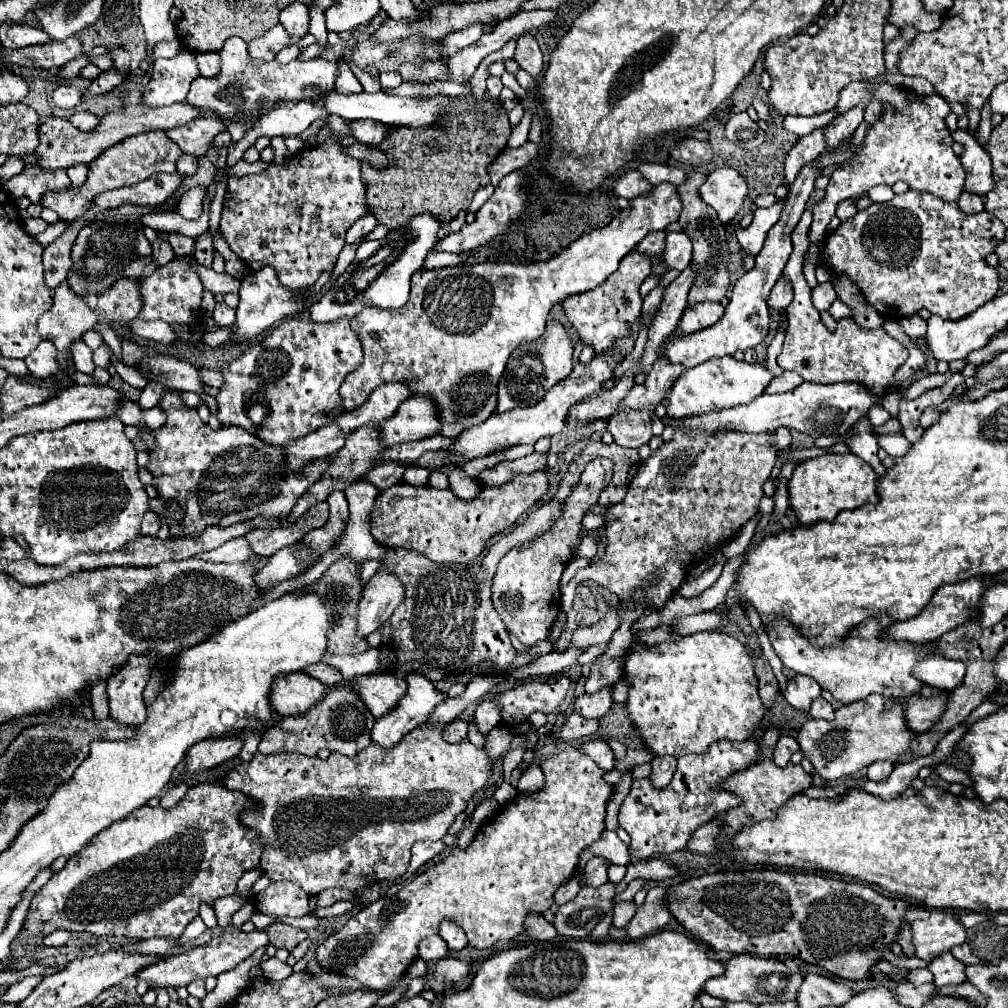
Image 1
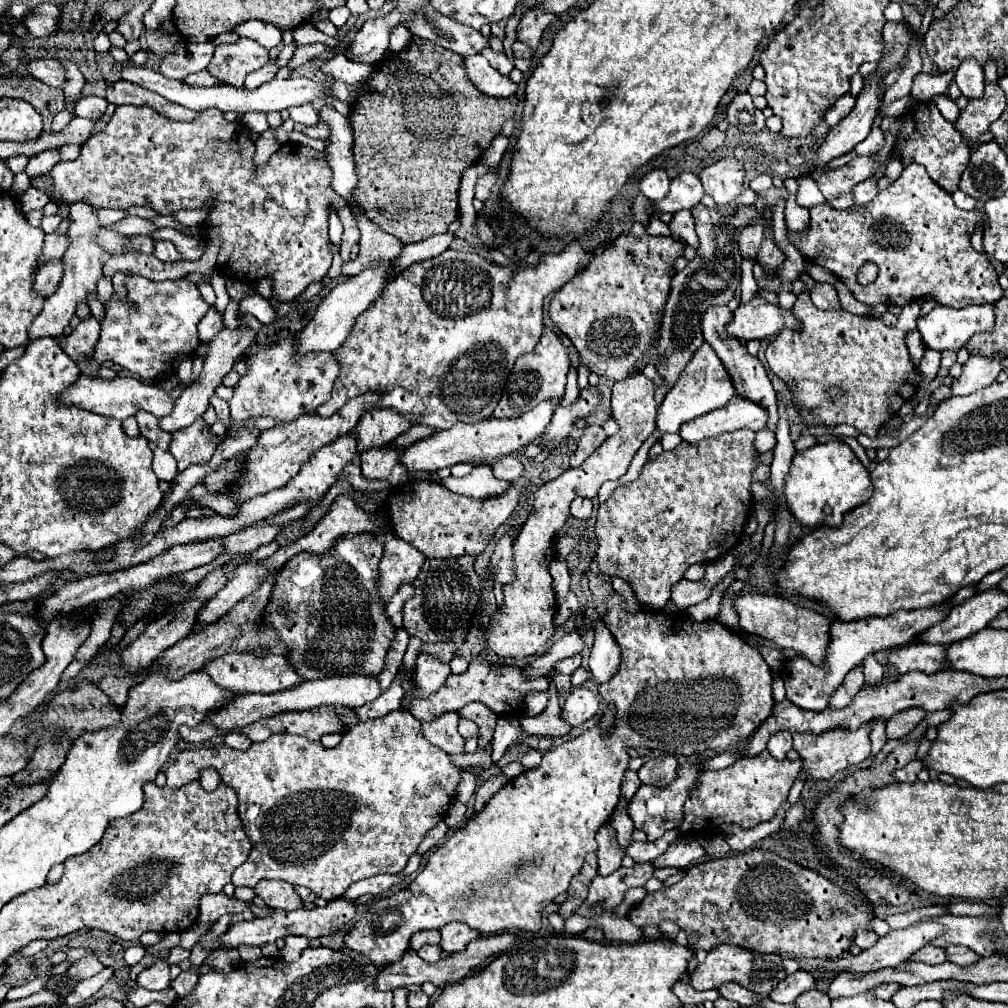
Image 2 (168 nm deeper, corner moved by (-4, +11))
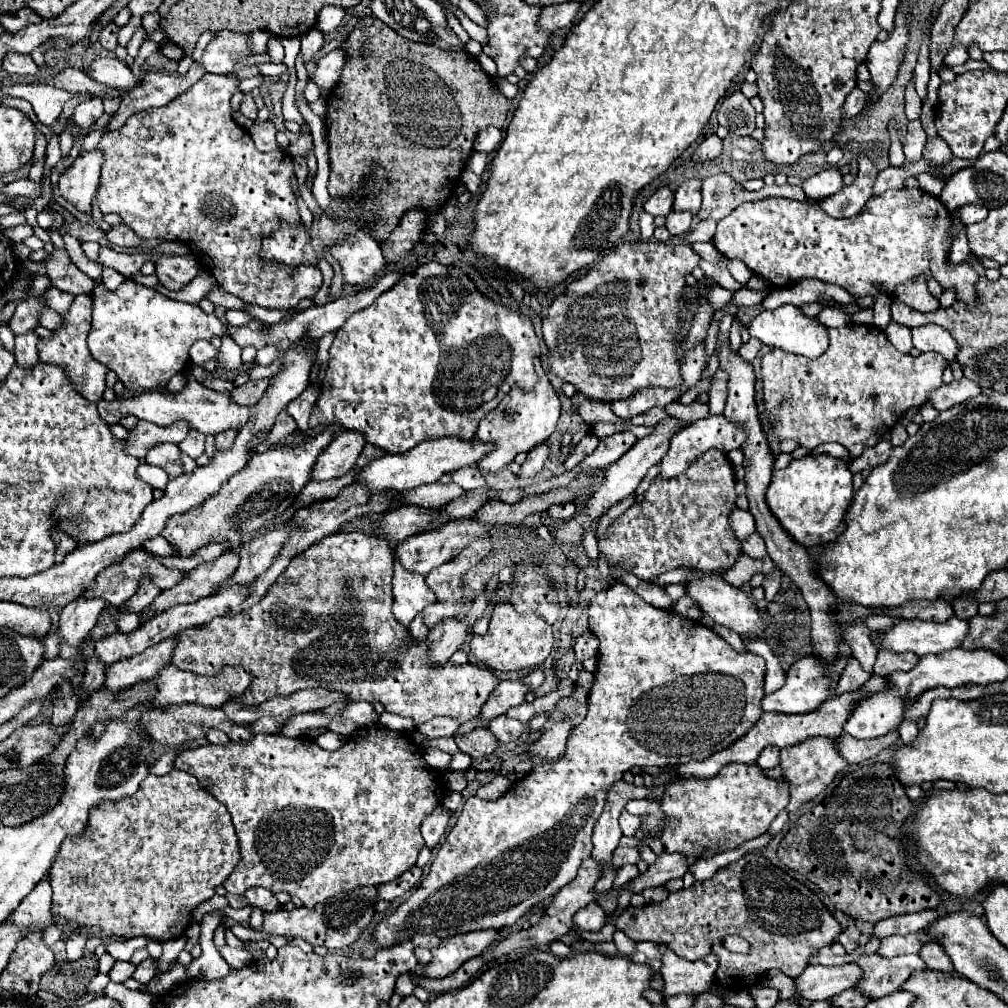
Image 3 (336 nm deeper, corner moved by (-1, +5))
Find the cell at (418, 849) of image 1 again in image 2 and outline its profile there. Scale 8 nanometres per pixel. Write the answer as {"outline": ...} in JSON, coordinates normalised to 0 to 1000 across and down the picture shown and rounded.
{"outline":[[[438,814],[430,824],[424,824],[424,826],[422,826],[422,830],[420,830],[420,834],[418,834],[418,838],[416,838],[414,846],[416,846],[416,848],[420,848],[420,846],[424,846],[426,842],[430,842],[432,838],[436,838],[436,836],[439,834],[441,826],[443,826],[443,818]]]}

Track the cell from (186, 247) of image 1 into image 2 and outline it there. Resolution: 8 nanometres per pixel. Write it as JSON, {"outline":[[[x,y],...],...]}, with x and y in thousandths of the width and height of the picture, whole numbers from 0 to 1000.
{"outline":[[[130,213],[116,219],[110,227],[118,229],[118,231],[124,231],[124,233],[148,233],[148,235],[154,229],[158,229],[158,225],[152,219],[146,219],[146,217],[140,217],[140,215],[130,215]]]}

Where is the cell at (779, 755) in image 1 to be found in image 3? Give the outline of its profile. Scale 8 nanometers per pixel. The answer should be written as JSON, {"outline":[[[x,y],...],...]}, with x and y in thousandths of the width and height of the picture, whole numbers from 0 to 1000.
{"outline":[[[760,741],[760,745],[756,745],[756,749],[752,751],[752,759],[756,763],[770,761],[772,757],[774,757],[774,745],[772,745],[772,741]]]}

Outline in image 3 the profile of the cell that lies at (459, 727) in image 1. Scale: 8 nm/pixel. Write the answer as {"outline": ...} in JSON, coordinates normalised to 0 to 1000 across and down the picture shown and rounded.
{"outline":[[[474,721],[462,729],[452,729],[450,735],[456,741],[456,745],[464,747],[470,753],[482,751],[494,741],[494,733],[482,721]]]}

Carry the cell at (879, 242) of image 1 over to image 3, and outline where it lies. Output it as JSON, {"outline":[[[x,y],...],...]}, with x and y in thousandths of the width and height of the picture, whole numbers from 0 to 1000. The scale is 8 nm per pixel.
{"outline":[[[913,188],[877,189],[875,193],[863,195],[857,207],[843,217],[827,217],[819,213],[812,201],[762,195],[756,199],[736,201],[736,205],[730,205],[722,215],[714,217],[708,233],[708,243],[722,257],[738,259],[740,265],[746,271],[754,273],[764,287],[784,285],[794,277],[806,275],[817,281],[833,283],[847,295],[859,293],[871,295],[873,293],[873,289],[869,287],[871,281],[877,281],[879,291],[883,291],[891,281],[915,273],[917,277],[929,277],[937,287],[946,285],[950,289],[948,293],[950,299],[964,301],[968,297],[966,281],[970,277],[970,271],[960,261],[952,261],[948,265],[940,263],[940,249],[944,243],[940,237],[940,225],[942,211],[938,209],[938,205],[935,205],[931,195],[917,191]]]}

